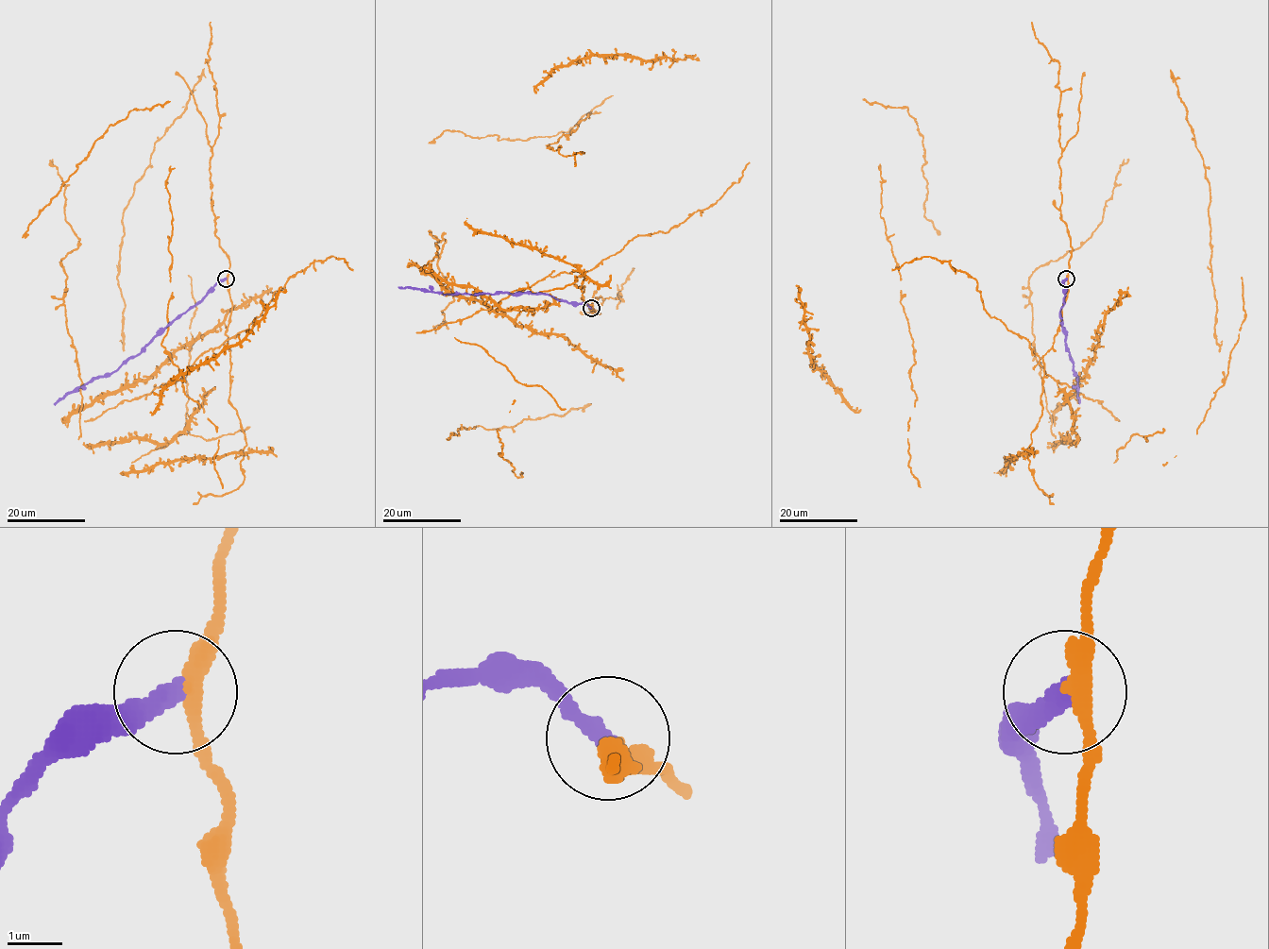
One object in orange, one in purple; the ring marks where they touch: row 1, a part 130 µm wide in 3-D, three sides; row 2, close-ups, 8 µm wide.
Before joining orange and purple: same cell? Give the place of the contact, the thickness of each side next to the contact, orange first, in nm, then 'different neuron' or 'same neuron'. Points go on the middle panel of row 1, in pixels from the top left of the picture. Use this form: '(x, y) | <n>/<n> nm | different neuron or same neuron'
(591, 308) | 280/340 nm | different neuron

